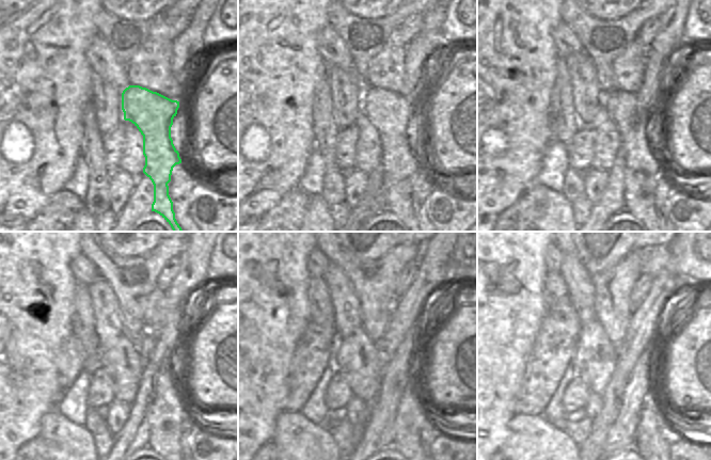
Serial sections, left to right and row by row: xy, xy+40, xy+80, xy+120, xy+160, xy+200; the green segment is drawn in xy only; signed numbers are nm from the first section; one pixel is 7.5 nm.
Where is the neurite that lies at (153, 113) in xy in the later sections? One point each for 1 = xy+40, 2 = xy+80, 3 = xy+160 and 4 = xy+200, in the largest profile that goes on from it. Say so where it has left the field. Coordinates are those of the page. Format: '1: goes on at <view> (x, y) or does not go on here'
1: goes on at xy+40 (391, 113)
2: goes on at xy+80 (633, 125)
3: goes on at xy+160 (403, 443)
4: goes on at xy+200 (650, 399)

